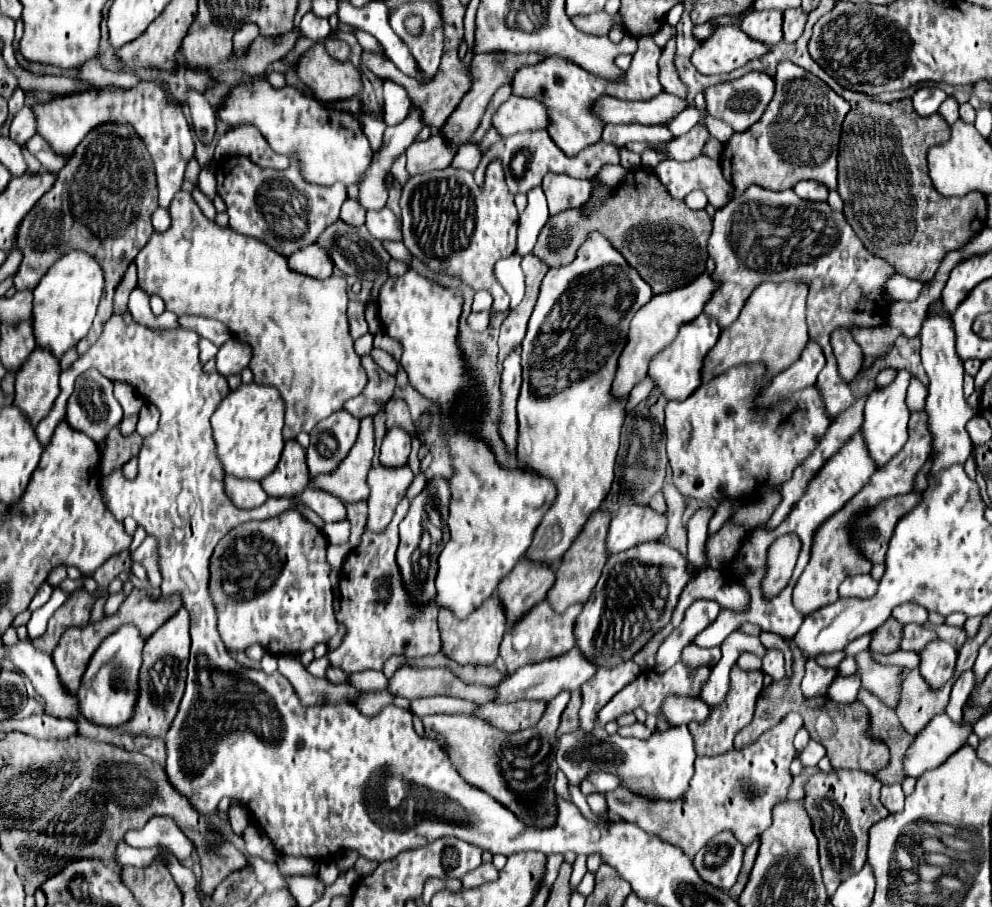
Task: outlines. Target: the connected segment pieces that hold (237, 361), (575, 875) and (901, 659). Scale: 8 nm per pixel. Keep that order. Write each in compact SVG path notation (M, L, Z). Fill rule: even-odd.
M232 338L230 342L226 342L216 354L218 372L224 374L224 376L240 374L250 364L250 360L252 360L250 346L246 346L238 338Z
M578 856L578 858L574 860L574 864L572 864L572 878L570 878L572 888L576 888L576 884L584 878L584 874L586 874L586 858Z
M899 650L898 652L888 655L871 652L871 656L882 665L897 665L903 669L907 669L908 671L918 668L920 662L919 654L914 651Z

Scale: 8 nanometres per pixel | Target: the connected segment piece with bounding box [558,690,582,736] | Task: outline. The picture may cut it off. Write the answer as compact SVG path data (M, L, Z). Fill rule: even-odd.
M574 690L572 692L572 700L568 702L566 710L562 712L562 722L560 722L560 728L558 728L558 736L562 734L568 734L568 732L574 732L578 728L578 710L582 706L582 694L580 690Z

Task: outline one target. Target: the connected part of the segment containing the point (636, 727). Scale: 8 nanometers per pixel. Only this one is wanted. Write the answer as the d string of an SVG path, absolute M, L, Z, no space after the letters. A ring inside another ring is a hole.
M636 722L636 724L632 724L632 726L624 726L624 728L618 728L618 734L620 736L632 736L632 738L642 738L642 740L646 740L652 732L644 726L644 724L640 724L640 722Z

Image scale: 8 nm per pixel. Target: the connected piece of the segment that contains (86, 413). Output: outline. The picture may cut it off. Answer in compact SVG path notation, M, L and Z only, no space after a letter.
M86 370L82 376L78 376L76 380L76 388L68 400L68 414L66 414L66 422L82 432L88 434L96 444L102 442L108 432L122 420L122 408L118 404L118 400L112 394L112 382L106 380L98 370Z

